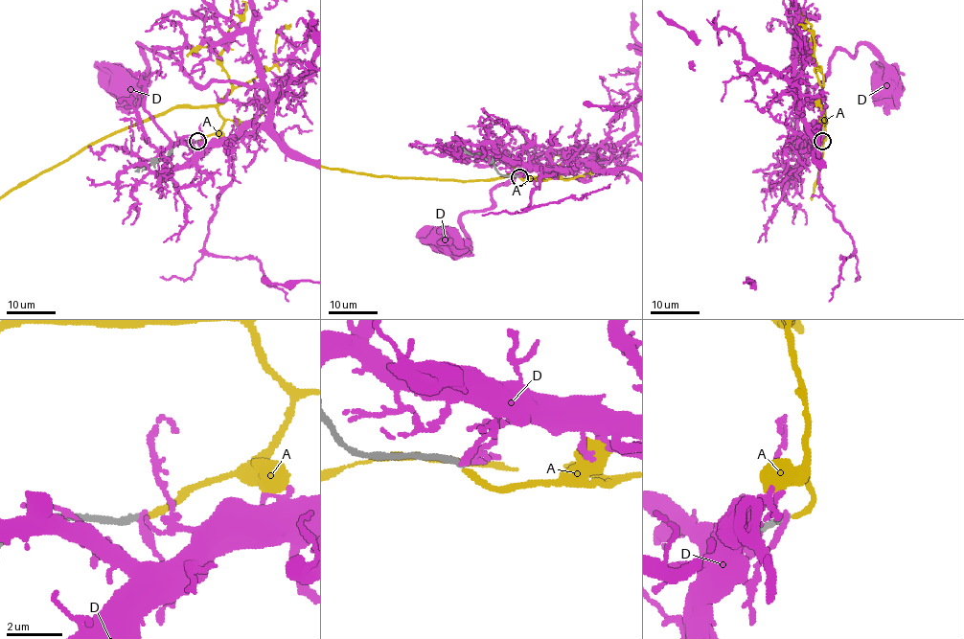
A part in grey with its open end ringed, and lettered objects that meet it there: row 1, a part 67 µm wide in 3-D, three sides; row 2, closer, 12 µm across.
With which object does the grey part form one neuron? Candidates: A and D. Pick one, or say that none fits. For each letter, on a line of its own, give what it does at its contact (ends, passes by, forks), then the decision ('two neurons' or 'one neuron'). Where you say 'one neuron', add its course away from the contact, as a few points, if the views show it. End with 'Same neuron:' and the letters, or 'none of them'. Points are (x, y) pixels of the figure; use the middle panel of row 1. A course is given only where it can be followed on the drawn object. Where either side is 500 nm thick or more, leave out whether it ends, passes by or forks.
A: it ends | one neuron
D: it ends | two neurons
Same neuron: A

